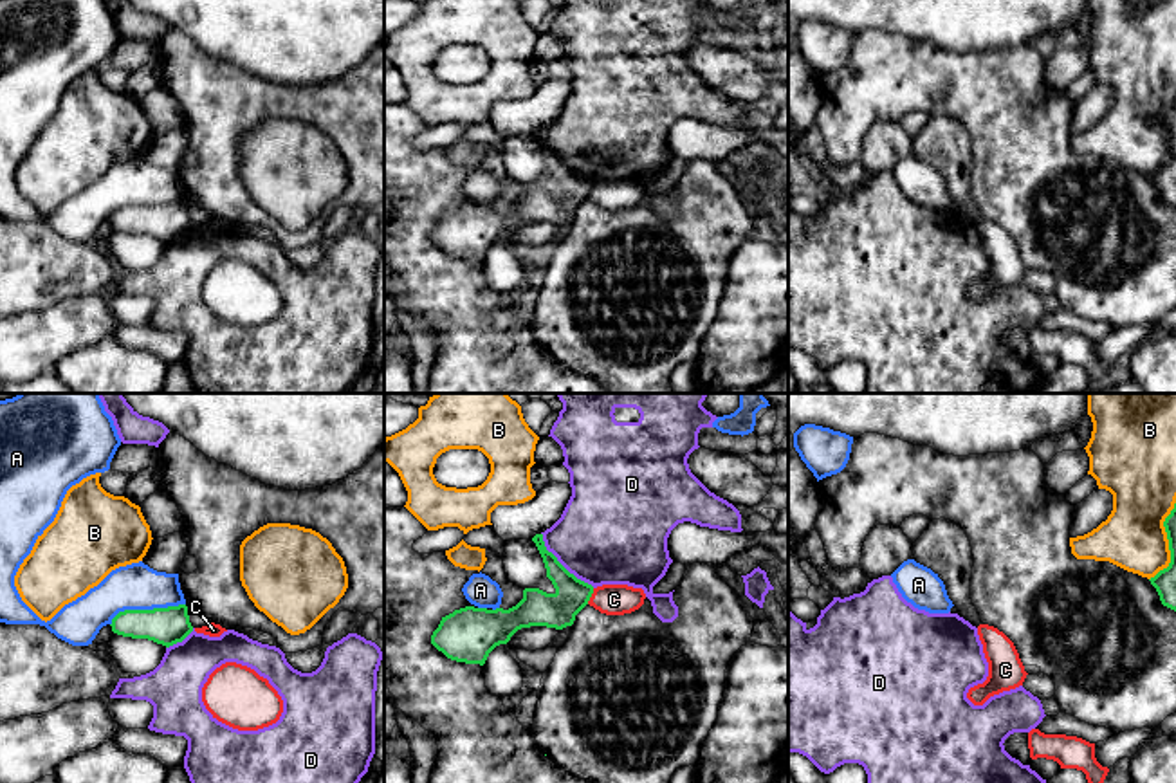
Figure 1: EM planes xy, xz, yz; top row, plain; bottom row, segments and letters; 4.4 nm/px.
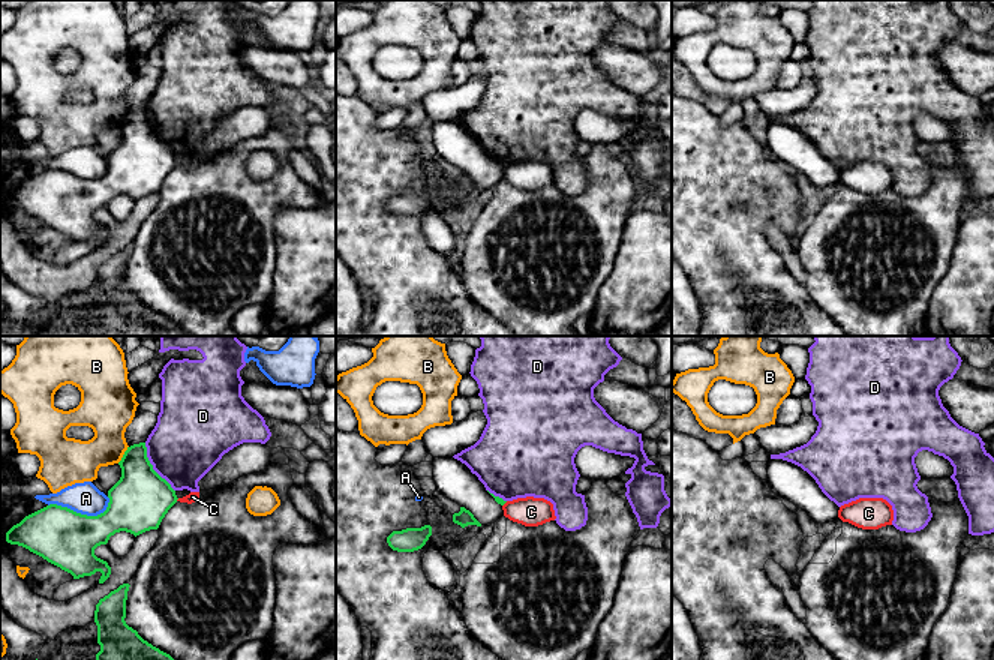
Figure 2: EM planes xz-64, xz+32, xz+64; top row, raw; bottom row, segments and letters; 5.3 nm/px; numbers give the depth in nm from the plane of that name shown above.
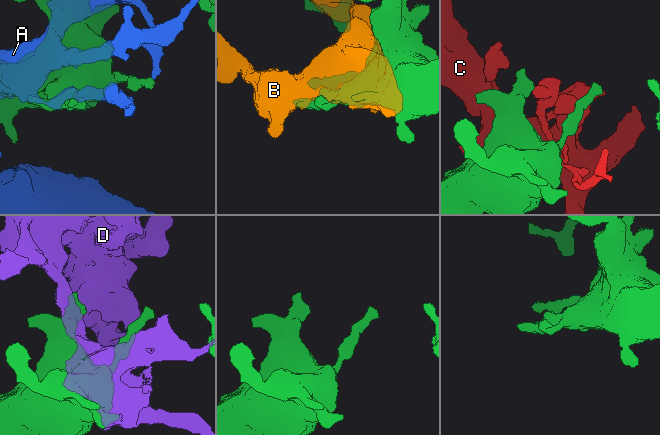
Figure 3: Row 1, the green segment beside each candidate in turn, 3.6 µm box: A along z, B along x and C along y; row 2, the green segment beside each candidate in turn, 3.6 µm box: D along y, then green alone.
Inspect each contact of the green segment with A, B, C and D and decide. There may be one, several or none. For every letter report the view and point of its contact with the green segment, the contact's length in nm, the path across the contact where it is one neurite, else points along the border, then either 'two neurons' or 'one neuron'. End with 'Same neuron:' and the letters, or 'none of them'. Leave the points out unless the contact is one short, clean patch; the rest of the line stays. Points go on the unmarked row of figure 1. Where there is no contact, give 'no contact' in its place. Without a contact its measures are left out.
A: meets green in xy at (145, 206); contact 340 nm long; two neurons
B: meets green in yz at (1169, 139); contact 360 nm long; two neurons
C: meets green in xz at (590, 192); contact 80 nm long; border along xz (594, 184), (587, 199); two neurons
D: meets green in xz at (561, 161); contact 340 nm long; two neurons
Same neuron: none of them

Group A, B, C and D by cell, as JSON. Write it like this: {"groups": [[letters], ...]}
{"groups": [["A"], ["B"], ["C"], ["D"]]}

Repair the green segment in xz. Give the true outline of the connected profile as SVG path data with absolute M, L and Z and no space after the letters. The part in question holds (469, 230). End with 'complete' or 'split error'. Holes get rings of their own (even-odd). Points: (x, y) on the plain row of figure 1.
M536 130L532 137L543 153L547 173L556 188L525 184L523 195L509 206L465 202L442 213L431 231L431 240L447 254L483 262L489 249L496 242L507 240L518 226L530 222L563 226L572 222L575 211L588 200L593 182L570 170L547 146L543 130Z; complete

